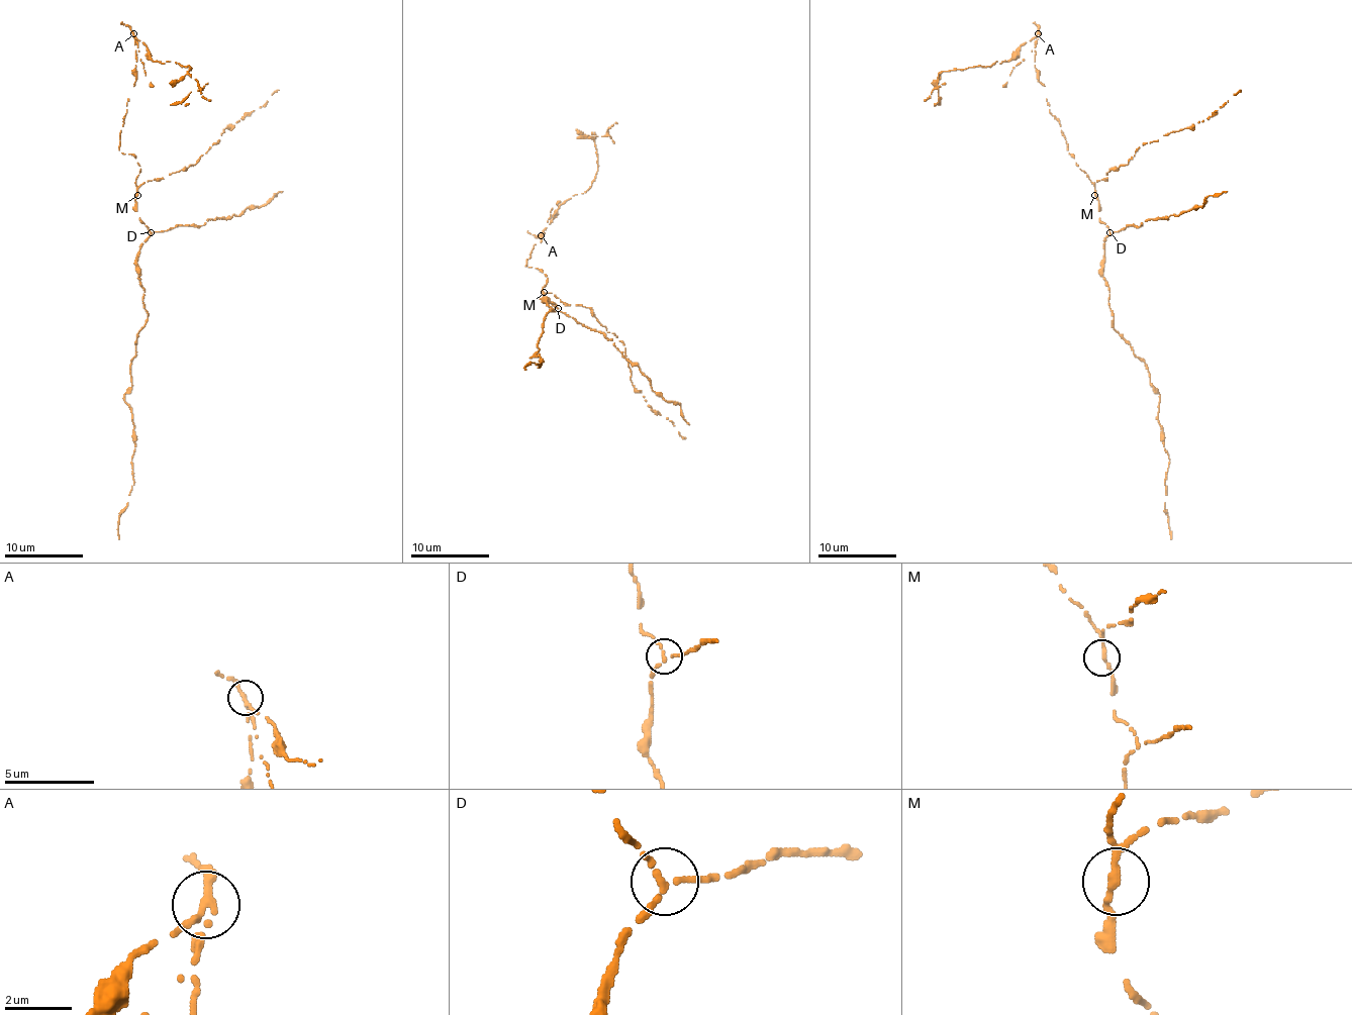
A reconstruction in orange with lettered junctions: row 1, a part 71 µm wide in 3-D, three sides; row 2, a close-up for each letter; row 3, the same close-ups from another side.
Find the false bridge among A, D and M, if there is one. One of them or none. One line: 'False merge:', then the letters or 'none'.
False merge: A

